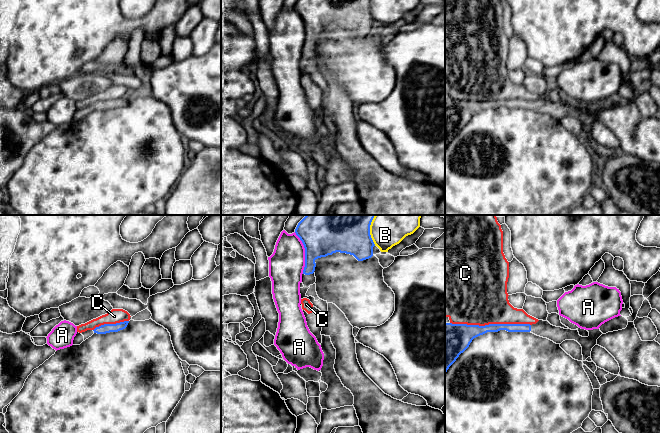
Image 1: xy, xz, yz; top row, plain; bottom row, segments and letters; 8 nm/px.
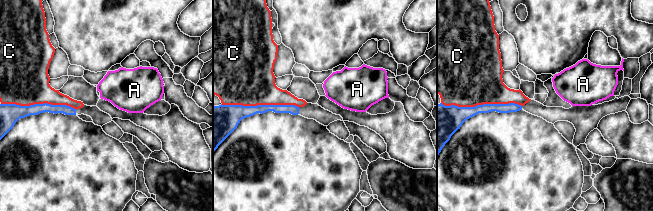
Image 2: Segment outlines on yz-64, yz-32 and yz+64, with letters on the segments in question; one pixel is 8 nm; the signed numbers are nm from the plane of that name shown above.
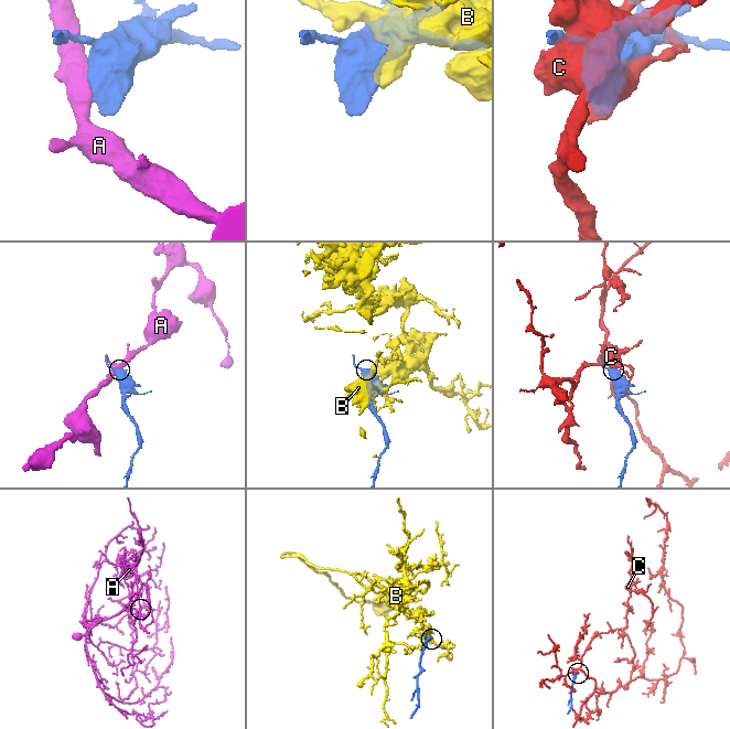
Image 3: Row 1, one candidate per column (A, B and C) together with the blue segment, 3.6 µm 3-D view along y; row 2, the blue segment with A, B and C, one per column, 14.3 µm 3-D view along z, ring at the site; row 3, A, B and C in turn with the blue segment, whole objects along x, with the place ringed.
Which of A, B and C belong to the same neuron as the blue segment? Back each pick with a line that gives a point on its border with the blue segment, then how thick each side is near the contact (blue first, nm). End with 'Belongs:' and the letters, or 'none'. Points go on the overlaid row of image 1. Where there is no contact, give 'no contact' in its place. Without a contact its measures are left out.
Belongs: none

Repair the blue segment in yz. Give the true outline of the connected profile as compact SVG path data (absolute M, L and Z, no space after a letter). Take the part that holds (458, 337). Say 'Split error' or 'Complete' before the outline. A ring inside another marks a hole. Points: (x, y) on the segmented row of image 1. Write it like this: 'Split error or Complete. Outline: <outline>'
Split error. Outline: M539 320L536 324L489 324L485 326L445 323L445 373L470 345L472 340L487 332L531 332L547 338L556 344L565 340L575 340L582 347L583 361L591 356L592 348L603 334L600 329L587 330L588 337L579 335L578 330L564 329L551 325L548 321Z

